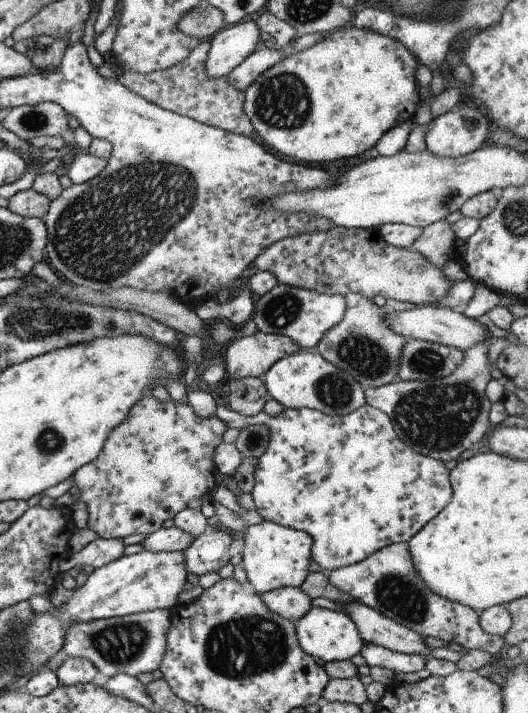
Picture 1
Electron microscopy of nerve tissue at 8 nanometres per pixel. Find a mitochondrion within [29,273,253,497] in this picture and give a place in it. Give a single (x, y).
(48, 442)

